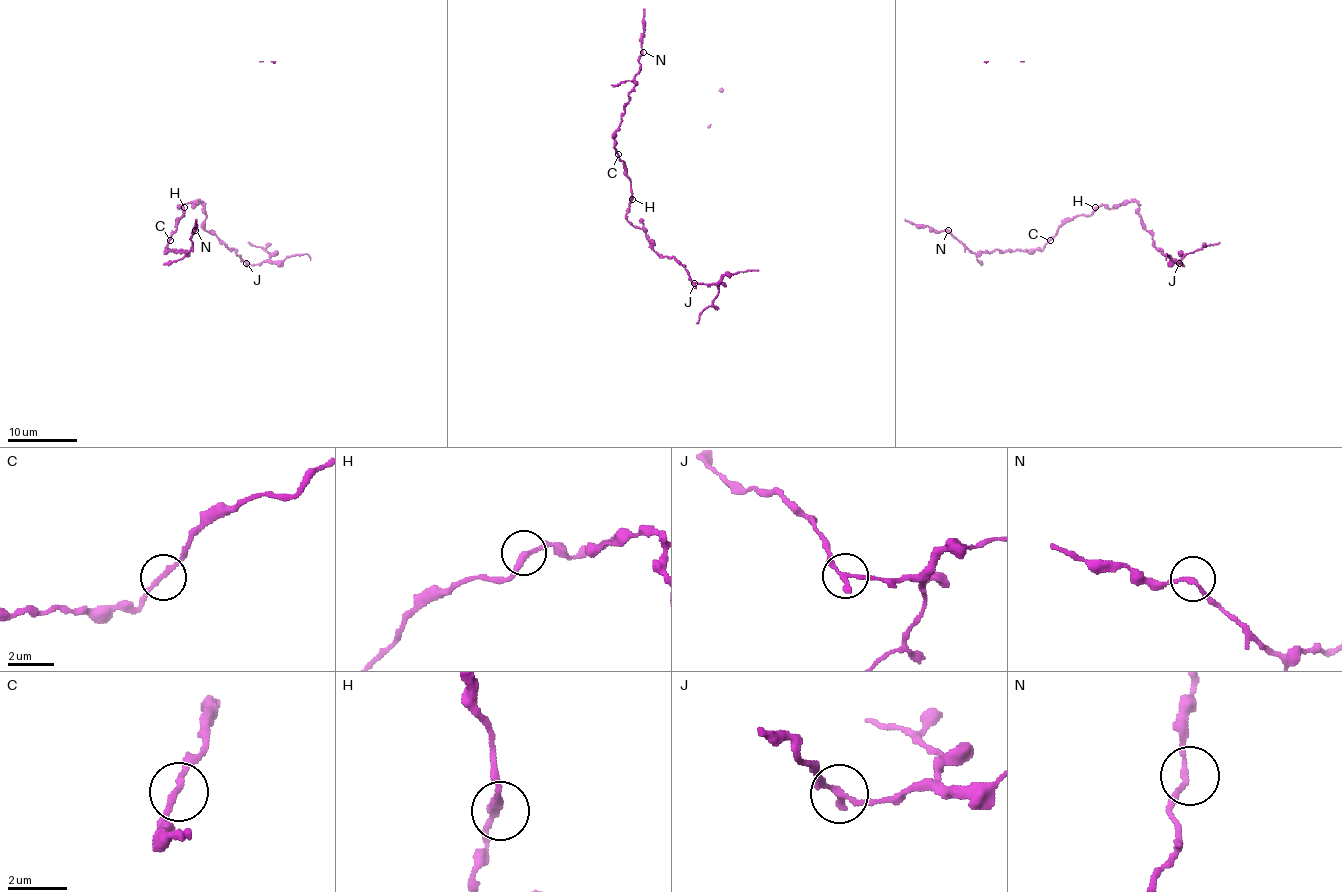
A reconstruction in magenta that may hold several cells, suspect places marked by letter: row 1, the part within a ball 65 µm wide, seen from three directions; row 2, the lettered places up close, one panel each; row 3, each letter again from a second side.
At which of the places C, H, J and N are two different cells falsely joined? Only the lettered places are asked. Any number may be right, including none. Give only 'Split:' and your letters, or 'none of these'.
Split: J

